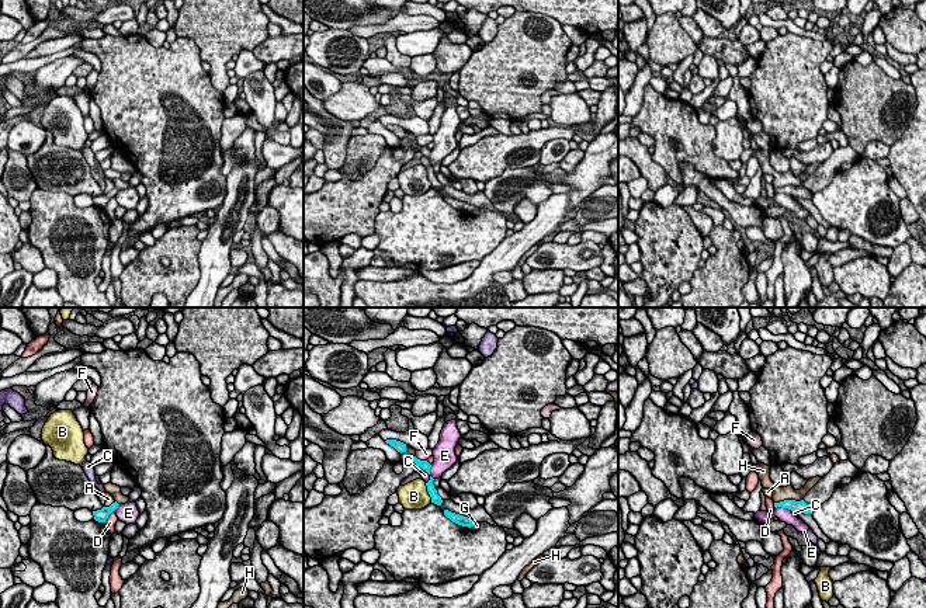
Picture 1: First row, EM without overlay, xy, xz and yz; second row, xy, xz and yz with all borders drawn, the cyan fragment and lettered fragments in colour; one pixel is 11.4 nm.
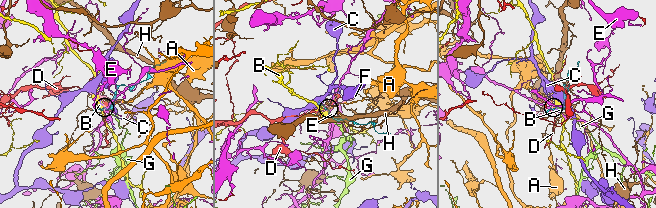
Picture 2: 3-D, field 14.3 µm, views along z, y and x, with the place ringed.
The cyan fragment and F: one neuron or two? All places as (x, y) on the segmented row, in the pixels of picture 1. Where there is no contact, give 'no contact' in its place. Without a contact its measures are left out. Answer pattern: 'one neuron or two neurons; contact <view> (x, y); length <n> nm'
two neurons; contact xz (419, 459); length 150 nm

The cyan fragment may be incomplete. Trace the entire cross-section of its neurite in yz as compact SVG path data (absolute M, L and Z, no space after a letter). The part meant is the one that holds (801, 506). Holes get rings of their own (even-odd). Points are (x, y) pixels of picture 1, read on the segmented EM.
M784 500L780 503L774 503L774 507L781 507L781 508L788 508L791 511L798 511L798 513L804 513L804 514L812 514L814 508L807 504L804 500L801 501L795 501L795 500Z

